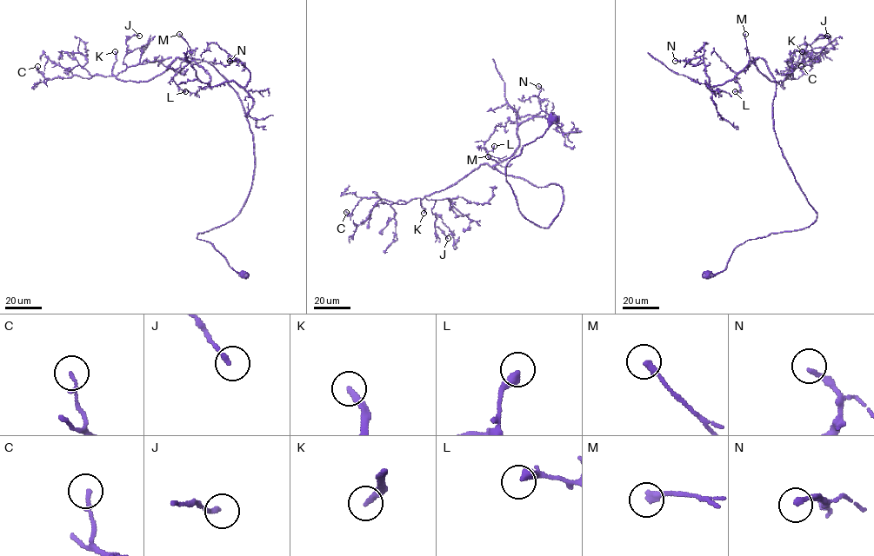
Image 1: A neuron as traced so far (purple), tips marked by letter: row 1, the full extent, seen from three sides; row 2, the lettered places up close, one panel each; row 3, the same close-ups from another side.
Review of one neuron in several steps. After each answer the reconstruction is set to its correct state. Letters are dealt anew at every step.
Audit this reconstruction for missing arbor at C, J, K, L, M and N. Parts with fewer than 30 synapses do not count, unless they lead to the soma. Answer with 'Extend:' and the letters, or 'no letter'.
Extend: K

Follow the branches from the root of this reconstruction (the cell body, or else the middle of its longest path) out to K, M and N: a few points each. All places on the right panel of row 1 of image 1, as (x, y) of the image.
K: (707, 275), (745, 241), (816, 220), (773, 128), (775, 78), (752, 60), (783, 81), (802, 51)
M: (707, 275), (745, 241), (817, 215), (776, 136), (775, 78), (763, 59), (750, 60), (745, 34)
N: (707, 275), (745, 241), (802, 229), (817, 213), (778, 144), (764, 60), (709, 87), (700, 58), (675, 61)

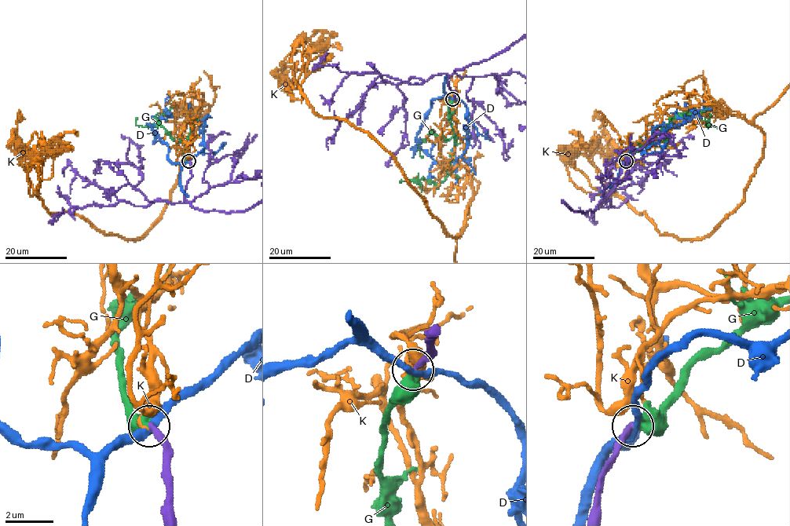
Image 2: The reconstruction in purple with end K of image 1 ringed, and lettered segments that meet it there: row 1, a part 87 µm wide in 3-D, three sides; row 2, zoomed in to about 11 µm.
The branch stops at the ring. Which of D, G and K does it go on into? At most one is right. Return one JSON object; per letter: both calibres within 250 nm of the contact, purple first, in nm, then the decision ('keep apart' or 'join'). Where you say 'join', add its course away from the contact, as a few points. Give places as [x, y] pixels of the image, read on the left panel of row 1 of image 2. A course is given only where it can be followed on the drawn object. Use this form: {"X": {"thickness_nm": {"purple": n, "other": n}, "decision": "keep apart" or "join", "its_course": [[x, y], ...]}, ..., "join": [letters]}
{"D": {"thickness_nm": {"purple": 280, "other": 280}, "decision": "keep apart"}, "G": {"thickness_nm": {"purple": 280, "other": 460}, "decision": "join"}, "K": {"thickness_nm": {"purple": 280, "other": 120}, "decision": "keep apart"}, "join": ["G"]}

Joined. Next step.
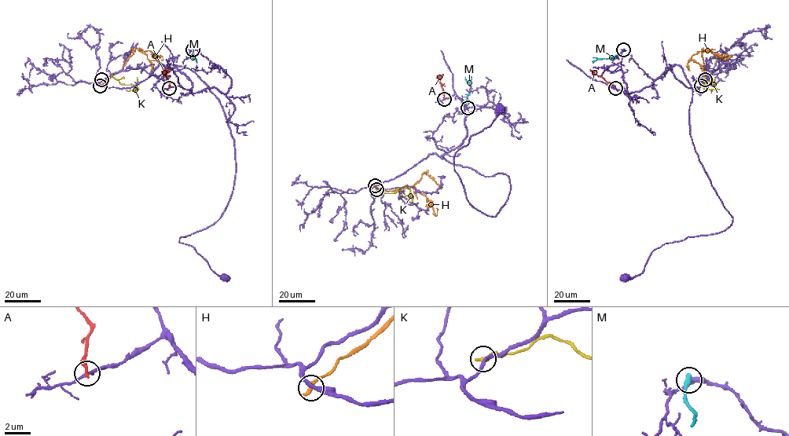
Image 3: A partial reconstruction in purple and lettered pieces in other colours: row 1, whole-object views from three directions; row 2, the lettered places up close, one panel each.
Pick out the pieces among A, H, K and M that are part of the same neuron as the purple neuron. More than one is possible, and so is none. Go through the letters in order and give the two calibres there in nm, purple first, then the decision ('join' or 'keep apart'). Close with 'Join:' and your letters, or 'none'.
A: 150/240 nm | keep apart
H: 320/320 nm | keep apart
K: 240/300 nm | keep apart
M: 280/400 nm | keep apart
Join: none

